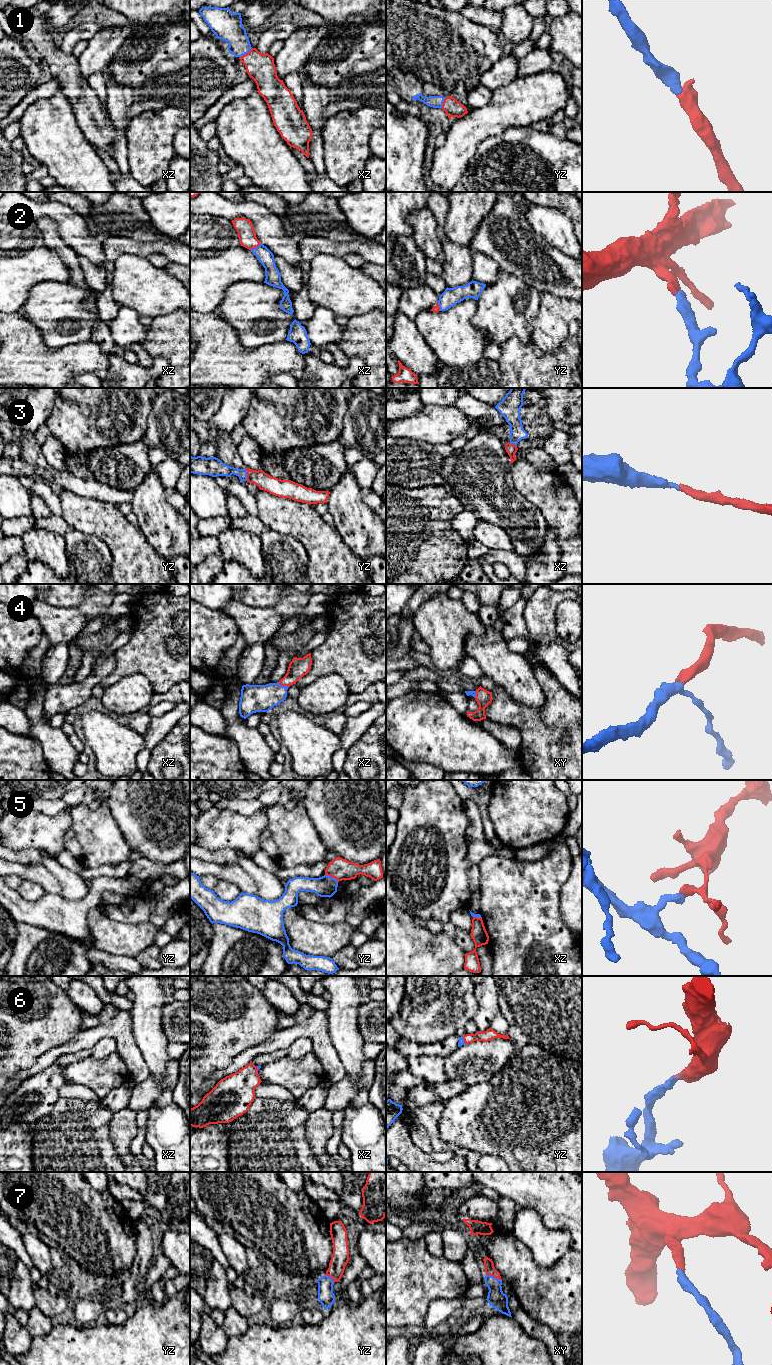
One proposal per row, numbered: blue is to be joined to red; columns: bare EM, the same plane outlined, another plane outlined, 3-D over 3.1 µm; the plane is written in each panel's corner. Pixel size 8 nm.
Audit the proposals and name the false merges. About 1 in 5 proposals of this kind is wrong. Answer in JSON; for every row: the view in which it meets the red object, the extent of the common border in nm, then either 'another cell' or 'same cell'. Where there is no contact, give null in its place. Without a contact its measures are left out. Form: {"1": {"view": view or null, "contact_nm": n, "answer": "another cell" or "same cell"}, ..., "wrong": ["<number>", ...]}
{"1": {"view": "xz", "contact_nm": 130, "answer": "same cell"}, "2": {"view": "xz", "contact_nm": 100, "answer": "same cell"}, "3": {"view": "yz", "contact_nm": 100, "answer": "same cell"}, "4": {"view": "xz", "contact_nm": 100, "answer": "same cell"}, "5": {"view": "yz", "contact_nm": 130, "answer": "another cell"}, "6": {"view": "xz", "contact_nm": 70, "answer": "same cell"}, "7": {"view": "xy", "contact_nm": 140, "answer": "same cell"}, "wrong": ["5"]}

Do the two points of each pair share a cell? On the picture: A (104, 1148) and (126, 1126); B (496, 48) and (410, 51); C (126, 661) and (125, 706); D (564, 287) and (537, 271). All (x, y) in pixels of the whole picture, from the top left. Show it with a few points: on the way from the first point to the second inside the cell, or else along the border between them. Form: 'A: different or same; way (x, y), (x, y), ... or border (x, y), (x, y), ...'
A: different; border (112, 1117), (109, 1123), (109, 1137), (122, 1161)
B: same; way (475, 48), (431, 49)
C: different; border (149, 679), (133, 673), (105, 688)
D: same; way (557, 280), (548, 271), (544, 271)

